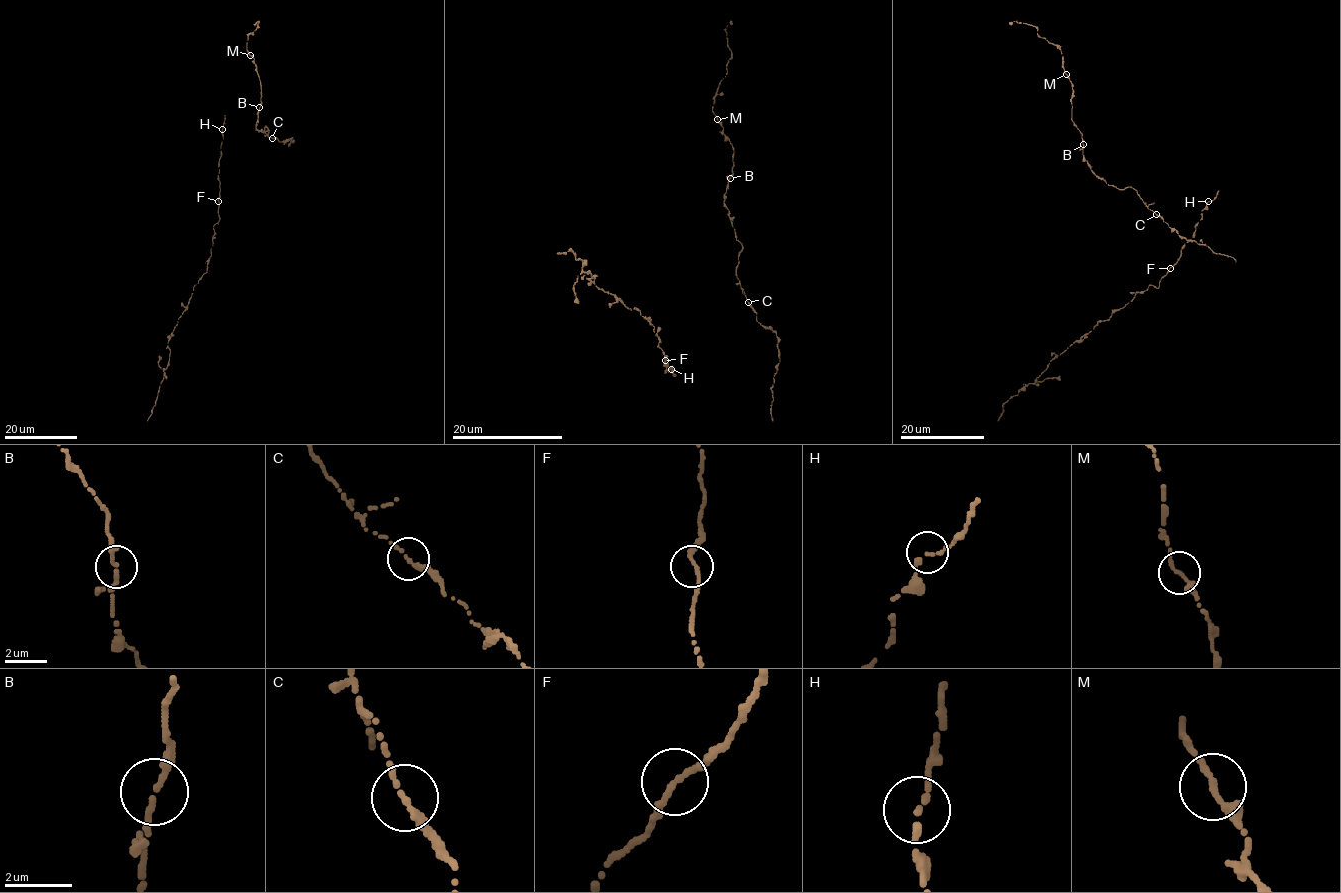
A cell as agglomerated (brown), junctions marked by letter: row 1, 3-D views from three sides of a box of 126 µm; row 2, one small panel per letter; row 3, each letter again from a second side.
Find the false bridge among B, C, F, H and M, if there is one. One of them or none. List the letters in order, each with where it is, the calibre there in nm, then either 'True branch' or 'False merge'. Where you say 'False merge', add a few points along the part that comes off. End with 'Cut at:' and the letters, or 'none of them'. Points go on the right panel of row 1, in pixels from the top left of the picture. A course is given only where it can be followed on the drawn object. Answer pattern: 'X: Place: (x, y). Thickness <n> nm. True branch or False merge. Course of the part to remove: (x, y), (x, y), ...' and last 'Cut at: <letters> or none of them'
B: Place: (1083, 144). Thickness 180 nm. True branch
C: Place: (1156, 214). Thickness 200 nm. True branch
F: Place: (1170, 268). Thickness 200 nm. True branch
H: Place: (1208, 201). Thickness 200 nm. True branch
M: Place: (1066, 74). Thickness 200 nm. True branch
Cut at: none of them

